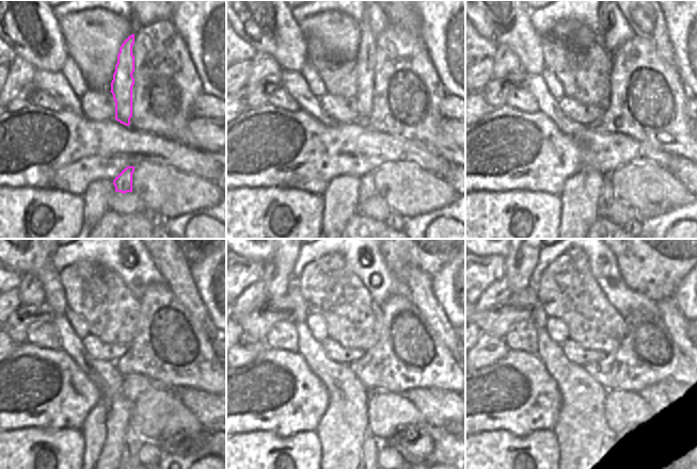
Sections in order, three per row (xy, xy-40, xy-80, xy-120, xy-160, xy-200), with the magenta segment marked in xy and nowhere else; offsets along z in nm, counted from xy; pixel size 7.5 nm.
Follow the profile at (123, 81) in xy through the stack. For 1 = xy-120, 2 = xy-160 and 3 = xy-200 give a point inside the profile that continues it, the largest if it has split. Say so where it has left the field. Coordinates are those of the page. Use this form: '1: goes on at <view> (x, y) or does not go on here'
1: goes on at xy-120 (144, 270)
2: goes on at xy-160 (393, 284)
3: goes on at xy-200 (608, 270)

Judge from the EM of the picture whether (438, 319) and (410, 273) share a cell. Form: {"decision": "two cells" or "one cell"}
{"decision": "one cell"}

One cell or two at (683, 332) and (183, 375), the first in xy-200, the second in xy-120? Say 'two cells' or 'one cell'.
two cells

